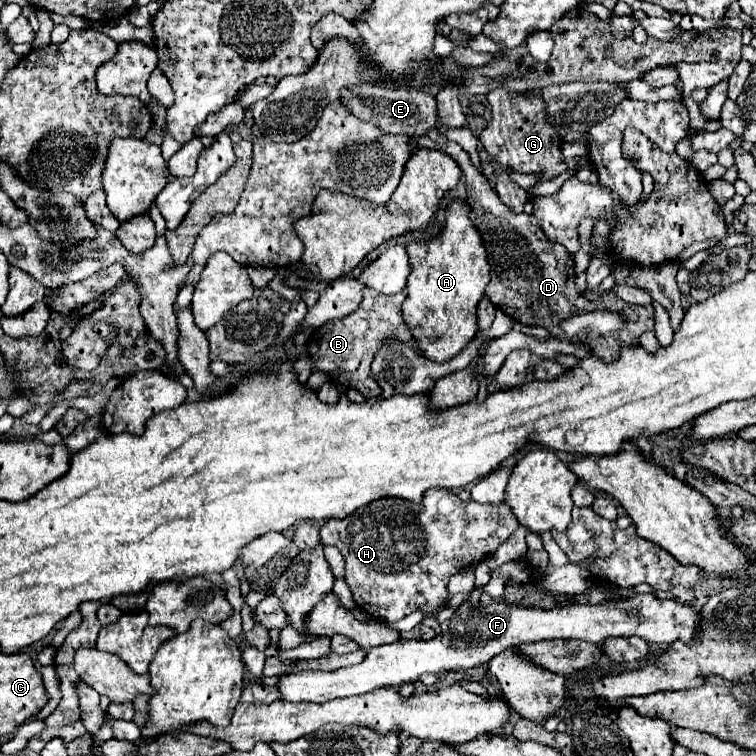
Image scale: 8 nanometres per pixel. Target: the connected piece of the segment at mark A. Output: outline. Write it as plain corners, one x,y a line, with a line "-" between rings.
450,199
444,229
432,239
412,241
408,245
408,255
412,273
406,283
408,297
402,303
404,321
410,325
426,357
438,363
448,361
476,337
476,307
490,283
486,247
474,229
474,221
470,221
466,199

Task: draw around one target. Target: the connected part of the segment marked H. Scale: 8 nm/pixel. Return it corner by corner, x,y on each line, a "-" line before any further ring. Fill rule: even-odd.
428,489
420,503
402,501
398,497
384,497
364,505
344,519
330,519
320,527
320,541
334,545
346,557
346,577
352,597
364,613
384,623
396,623
416,609
434,613
448,601
448,579
468,565
476,565
494,553
514,531
518,519
506,503
480,505
474,499
462,501
454,491

